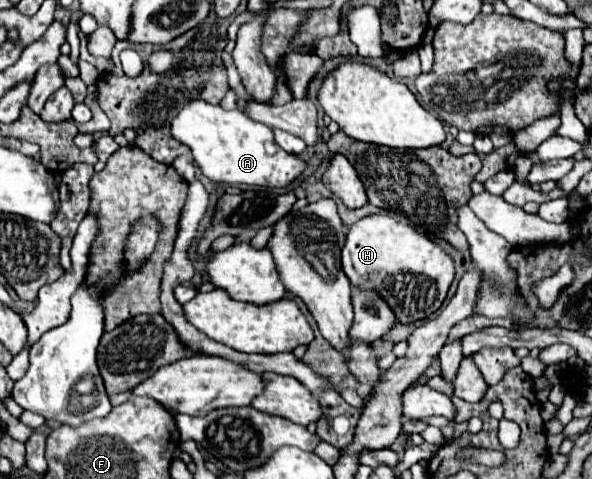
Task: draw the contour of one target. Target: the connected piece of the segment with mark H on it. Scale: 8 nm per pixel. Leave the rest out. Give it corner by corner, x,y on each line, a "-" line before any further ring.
370,215
348,229
342,267
352,285
372,287
388,301
400,323
414,323
440,309
454,281
454,261
418,229
390,215

